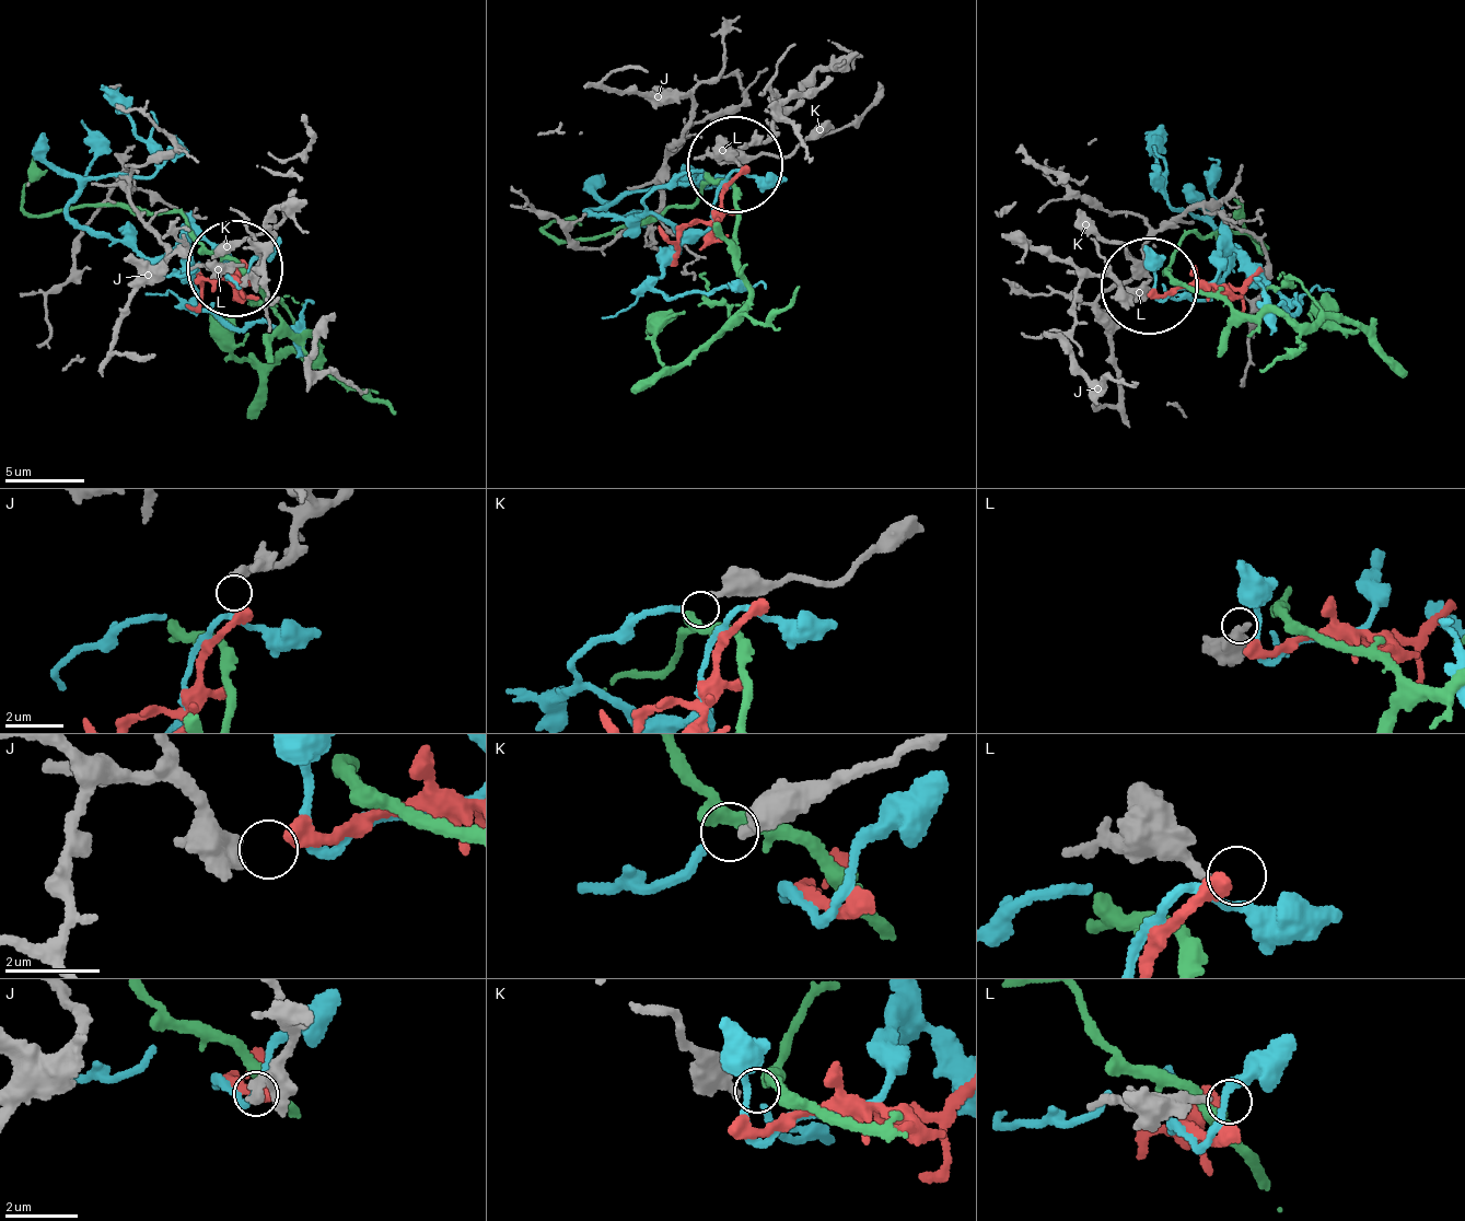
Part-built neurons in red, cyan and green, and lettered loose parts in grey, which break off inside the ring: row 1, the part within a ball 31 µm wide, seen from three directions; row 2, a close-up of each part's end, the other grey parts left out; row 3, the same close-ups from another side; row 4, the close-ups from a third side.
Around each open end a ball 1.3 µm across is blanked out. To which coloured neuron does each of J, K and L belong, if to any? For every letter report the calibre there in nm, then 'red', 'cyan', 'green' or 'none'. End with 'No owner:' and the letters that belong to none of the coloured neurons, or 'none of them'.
J: 320 nm thick; red
K: 380 nm thick; cyan
L: 220 nm thick; none
No owner: L

